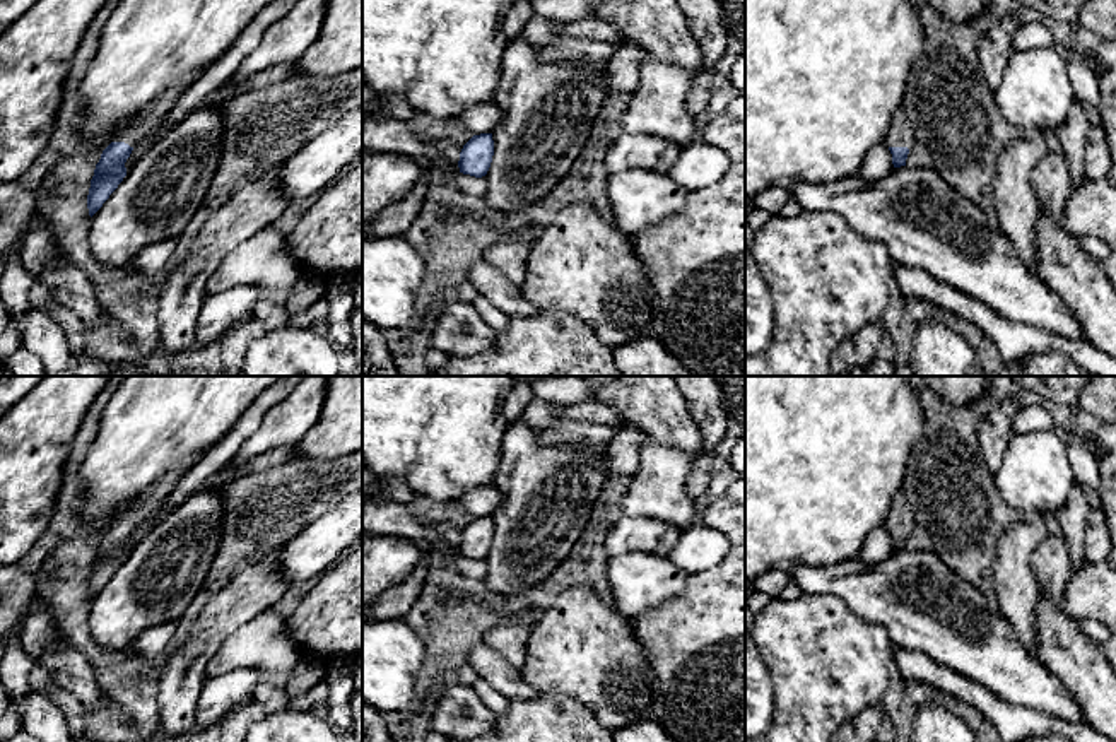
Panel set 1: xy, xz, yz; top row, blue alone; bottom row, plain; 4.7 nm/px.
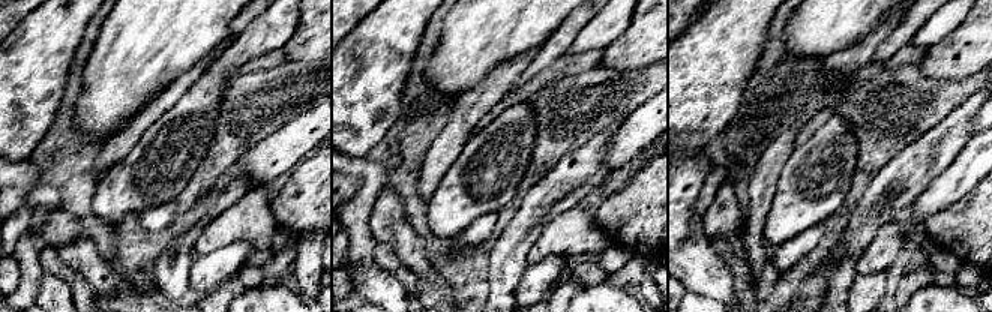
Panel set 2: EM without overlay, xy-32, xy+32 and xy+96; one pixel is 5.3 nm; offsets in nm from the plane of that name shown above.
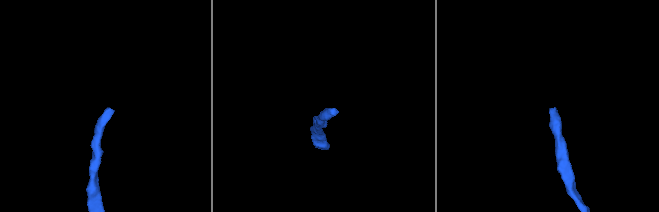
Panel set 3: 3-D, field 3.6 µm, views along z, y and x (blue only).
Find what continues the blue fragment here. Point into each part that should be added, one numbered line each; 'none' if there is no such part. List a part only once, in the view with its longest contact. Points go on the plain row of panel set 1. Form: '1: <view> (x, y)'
1: xy (147, 501)

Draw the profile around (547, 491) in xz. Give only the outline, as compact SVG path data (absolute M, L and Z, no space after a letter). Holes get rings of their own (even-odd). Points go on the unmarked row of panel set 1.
M509 422L492 486L502 492L502 504L492 515L494 539L485 557L487 588L502 597L543 581L583 535L595 501L607 486L607 446L543 446L537 429Z

